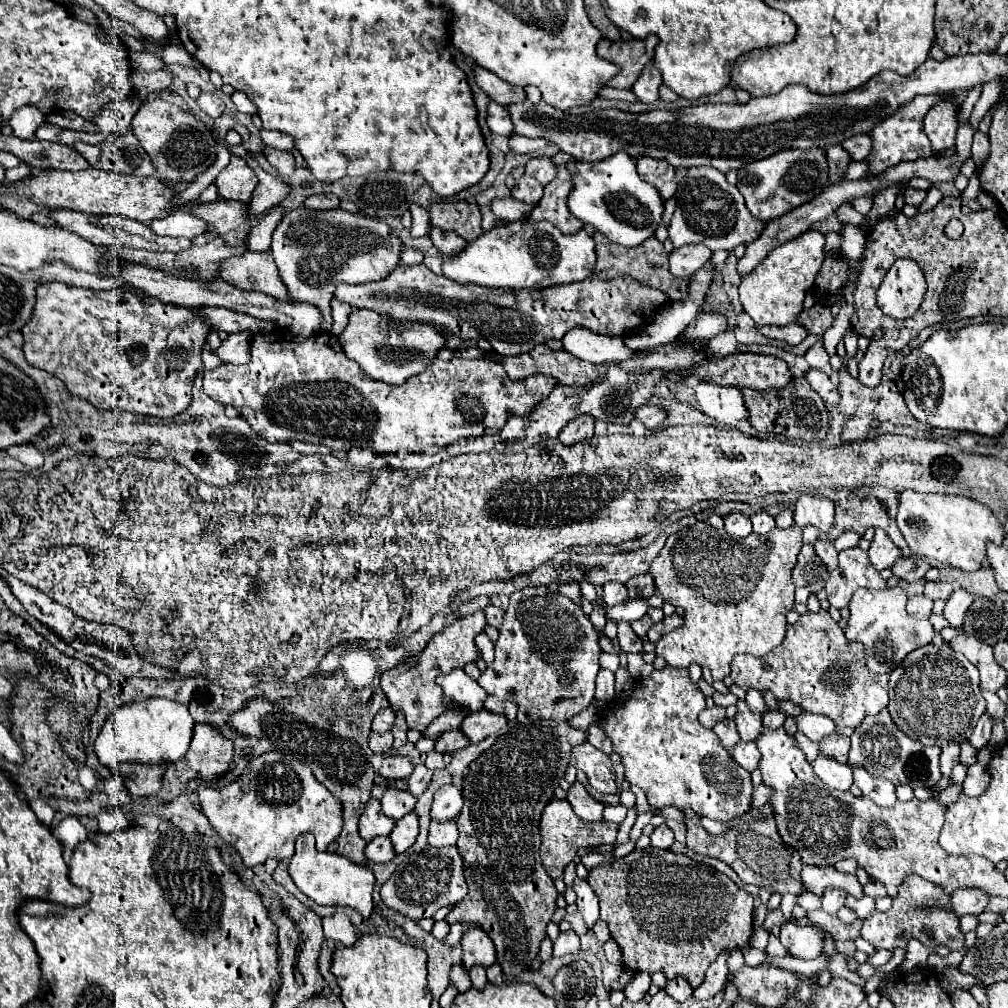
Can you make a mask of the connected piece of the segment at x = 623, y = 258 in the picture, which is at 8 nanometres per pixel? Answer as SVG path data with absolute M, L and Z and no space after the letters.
M594 232L594 242L596 242L596 266L594 266L594 276L602 280L618 278L618 276L632 276L638 280L642 286L656 288L666 294L670 302L682 302L690 296L690 280L688 278L674 278L668 270L668 252L664 250L662 242L658 242L654 236L642 242L640 246L634 248L624 248L614 242L610 242L604 234Z

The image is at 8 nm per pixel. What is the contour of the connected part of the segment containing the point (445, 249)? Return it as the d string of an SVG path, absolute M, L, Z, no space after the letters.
M432 228L430 230L430 240L446 256L448 254L454 254L454 252L462 250L462 246L466 246L464 238L458 238L458 234L446 232L446 230L440 230L440 228Z

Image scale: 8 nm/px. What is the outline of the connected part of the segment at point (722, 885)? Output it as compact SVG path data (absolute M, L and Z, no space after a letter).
M648 846L634 850L608 866L598 866L588 872L588 884L600 898L600 918L608 924L612 938L624 954L624 966L634 972L664 972L668 978L686 976L692 988L698 988L708 966L718 958L724 946L748 946L752 936L752 896L738 888L726 874L708 864L696 862L684 854Z

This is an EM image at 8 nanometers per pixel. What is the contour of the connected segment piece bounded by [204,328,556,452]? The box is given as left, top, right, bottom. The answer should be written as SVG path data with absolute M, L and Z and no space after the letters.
M276 328L272 330L270 334L254 334L252 336L252 342L250 342L250 352L252 352L252 362L248 366L230 366L230 364L222 364L218 366L216 370L206 370L204 372L204 392L212 398L212 400L218 400L222 404L230 404L234 406L240 416L252 426L252 430L262 436L264 440L268 442L290 442L290 440L302 440L302 442L312 442L312 444L322 444L328 446L330 450L350 450L354 446L358 448L372 448L374 452L398 452L398 450L408 450L408 452L422 452L424 448L428 446L450 446L454 444L458 438L468 438L468 436L484 436L484 434L490 434L490 432L498 432L502 430L502 426L506 424L506 418L508 416L522 416L522 414L528 414L530 410L534 410L536 404L540 404L548 394L550 390L556 386L554 378L546 378L542 374L536 374L536 376L530 376L530 378L524 378L524 380L510 380L506 378L506 372L502 370L502 366L498 366L496 362L488 360L488 358L480 358L480 360L434 360L424 372L408 378L402 386L392 386L392 384L386 384L386 382L380 382L380 380L372 380L368 378L362 368L350 360L338 338L334 334L328 334L328 332L320 332L320 334L314 334L314 336L296 336L296 334L290 334L290 330L282 330L282 328Z

